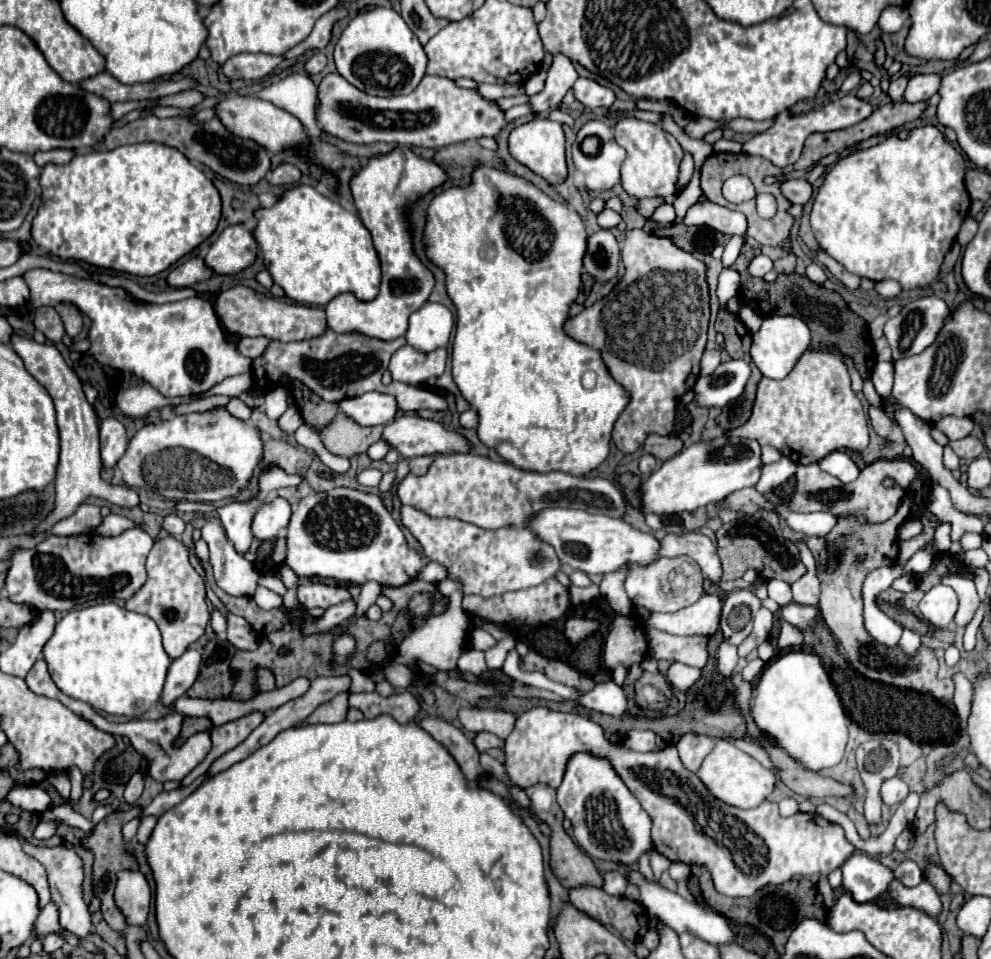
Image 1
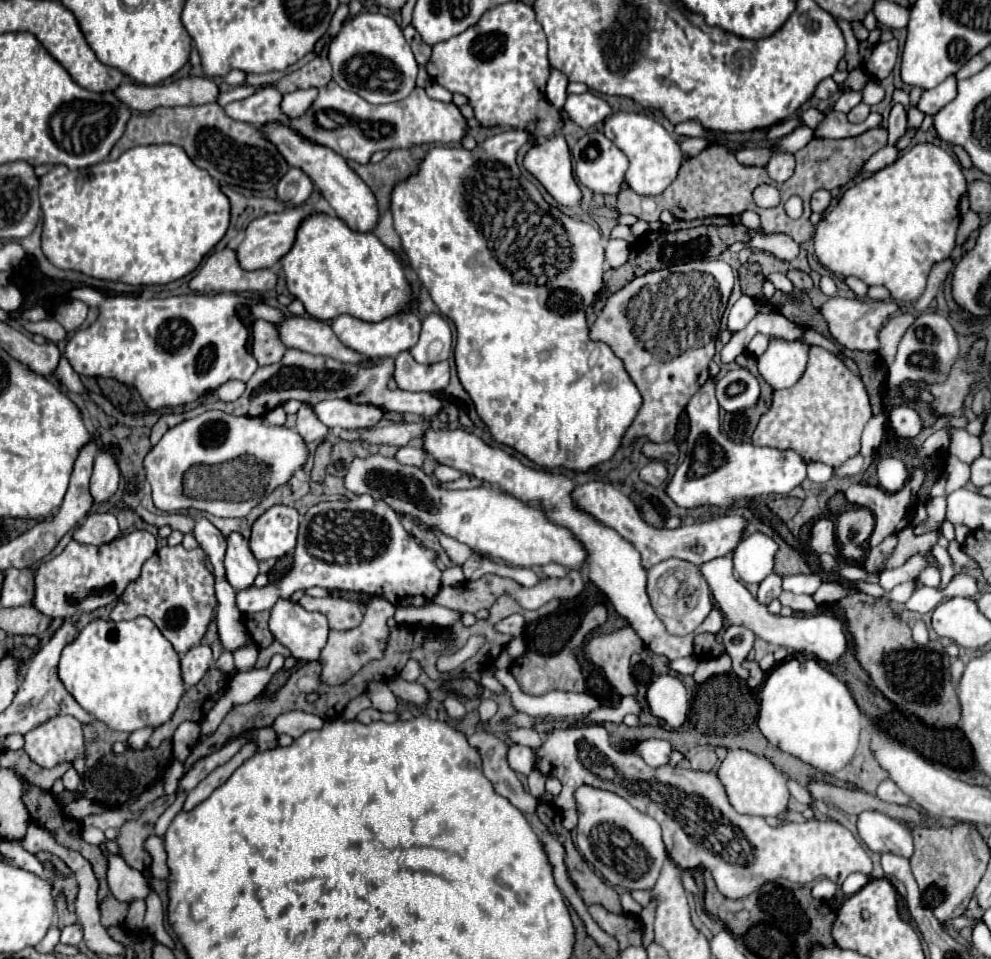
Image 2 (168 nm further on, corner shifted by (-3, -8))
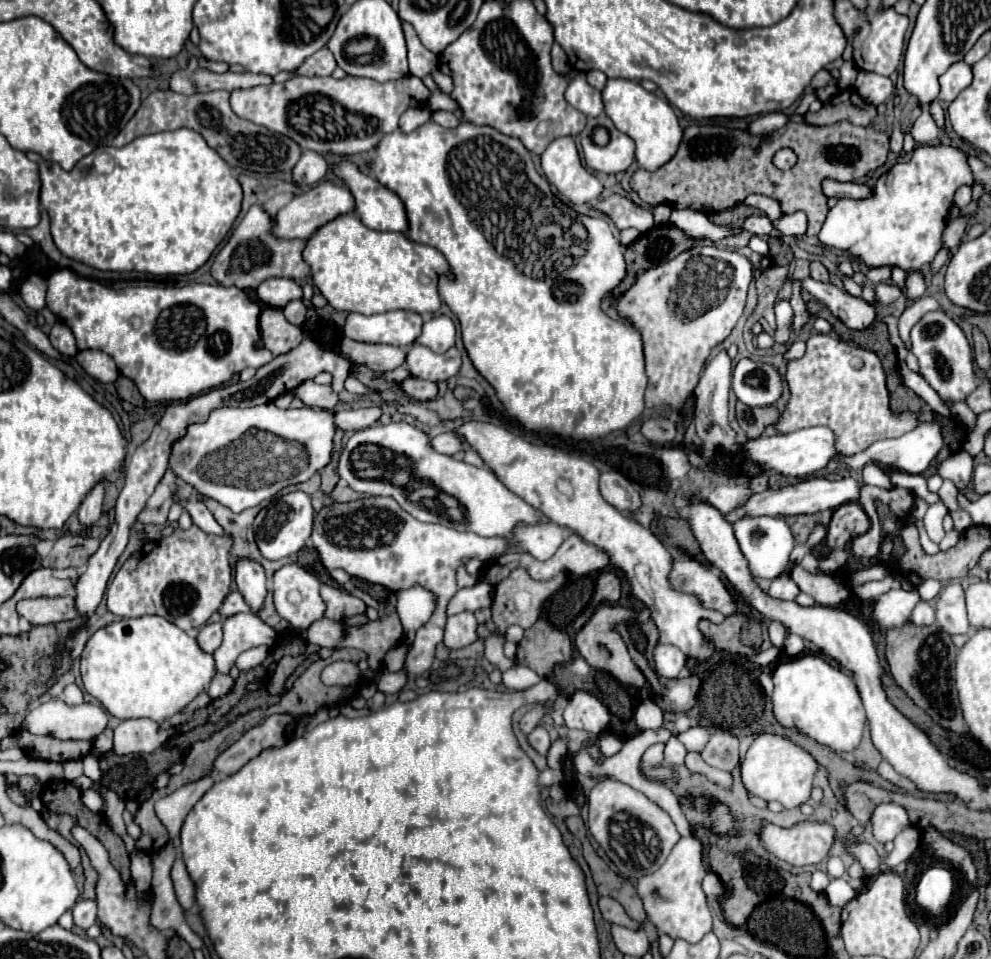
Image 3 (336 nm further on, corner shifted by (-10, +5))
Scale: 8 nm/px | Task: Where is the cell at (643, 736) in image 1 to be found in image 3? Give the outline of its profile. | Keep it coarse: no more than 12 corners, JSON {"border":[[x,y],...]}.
{"border":[[676,736],[664,746],[664,762],[680,766],[686,756],[686,748]]}

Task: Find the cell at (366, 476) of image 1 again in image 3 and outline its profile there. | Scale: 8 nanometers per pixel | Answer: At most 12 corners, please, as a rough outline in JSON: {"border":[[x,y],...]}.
{"border":[[236,558],[236,584],[250,608],[264,604],[268,578],[252,558]]}

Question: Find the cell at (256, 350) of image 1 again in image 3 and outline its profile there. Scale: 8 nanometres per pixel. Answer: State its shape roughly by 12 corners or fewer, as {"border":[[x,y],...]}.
{"border":[[264,308],[260,334],[274,354],[296,348],[304,330],[280,308]]}

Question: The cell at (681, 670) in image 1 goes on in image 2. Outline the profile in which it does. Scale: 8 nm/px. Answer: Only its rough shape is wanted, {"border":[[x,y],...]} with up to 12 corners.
{"border":[[721,655],[697,665],[695,683],[703,683],[711,675],[729,673],[731,657]]}

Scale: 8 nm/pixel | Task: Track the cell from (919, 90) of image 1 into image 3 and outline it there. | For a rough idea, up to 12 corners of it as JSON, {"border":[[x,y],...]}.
{"border":[[966,62],[940,76],[940,102],[952,102],[972,82]]}

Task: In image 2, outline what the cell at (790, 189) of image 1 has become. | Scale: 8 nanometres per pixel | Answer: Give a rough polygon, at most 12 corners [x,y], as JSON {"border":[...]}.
{"border":[[829,191],[813,193],[813,211],[823,213],[831,205]]}

